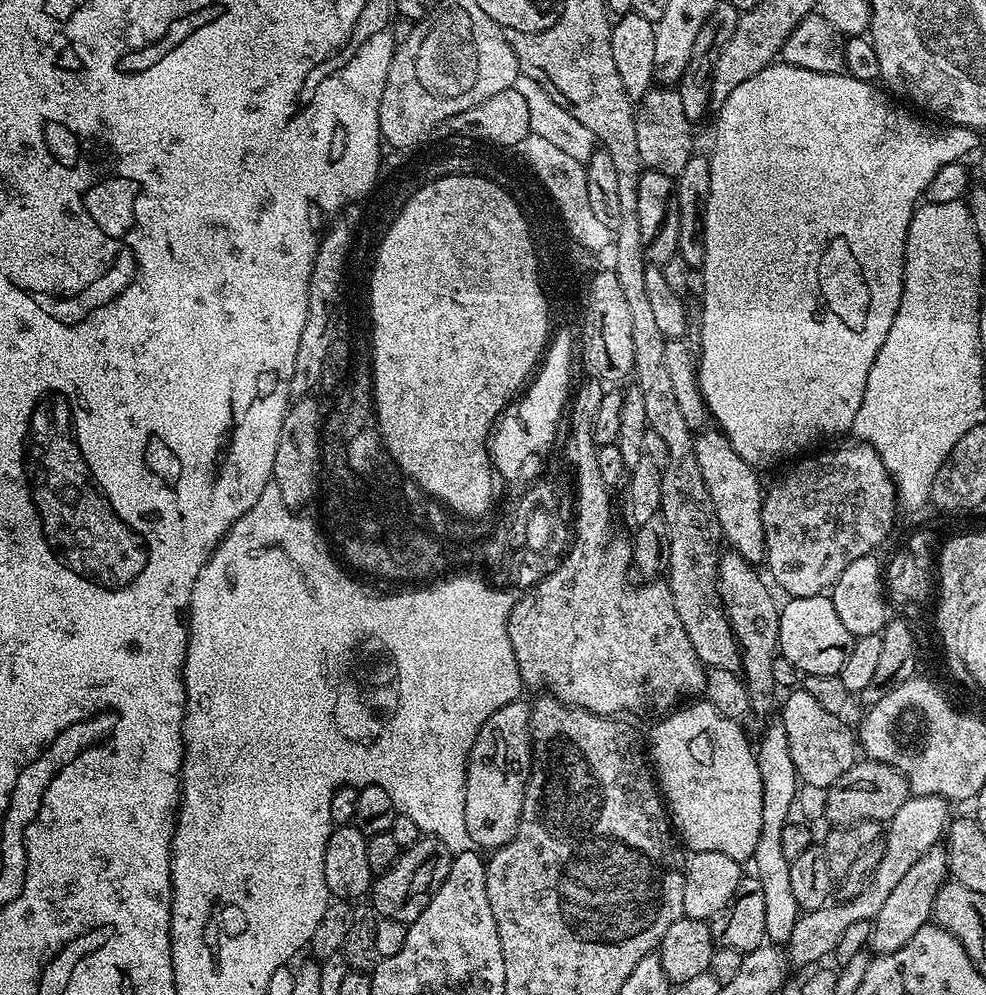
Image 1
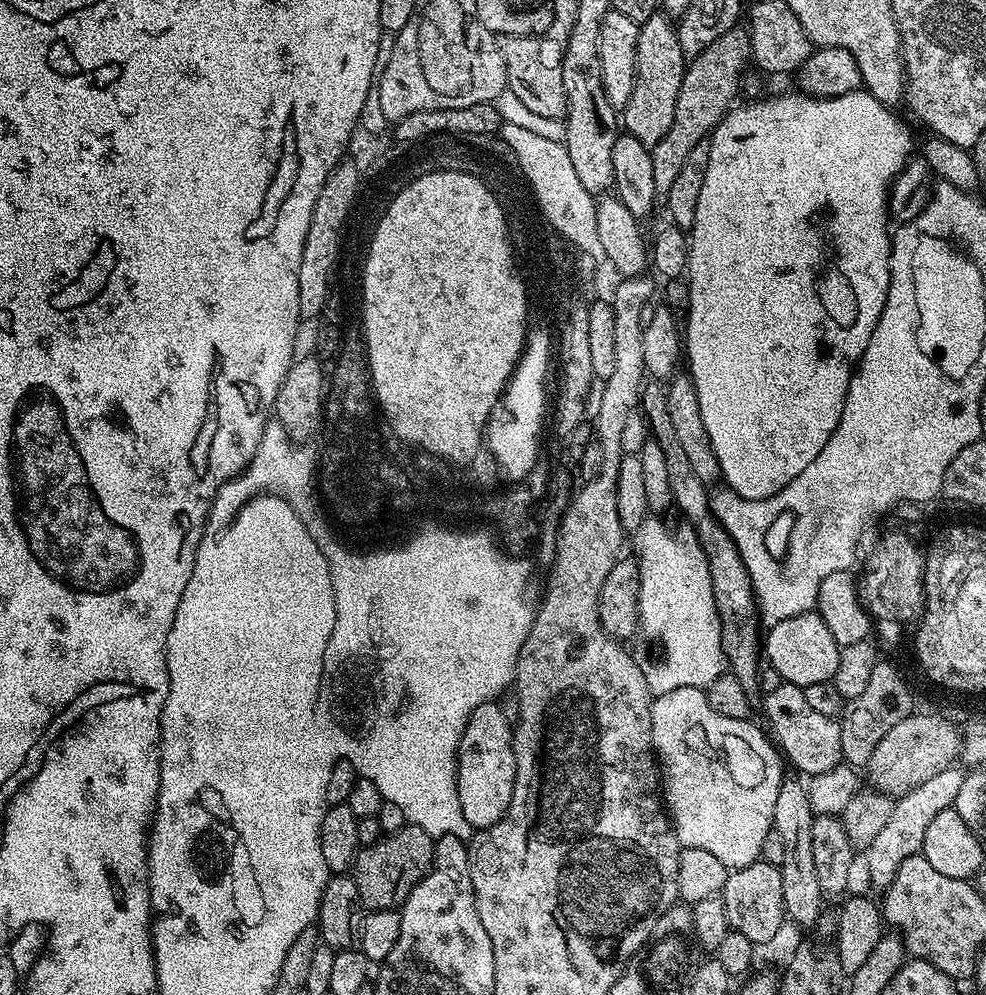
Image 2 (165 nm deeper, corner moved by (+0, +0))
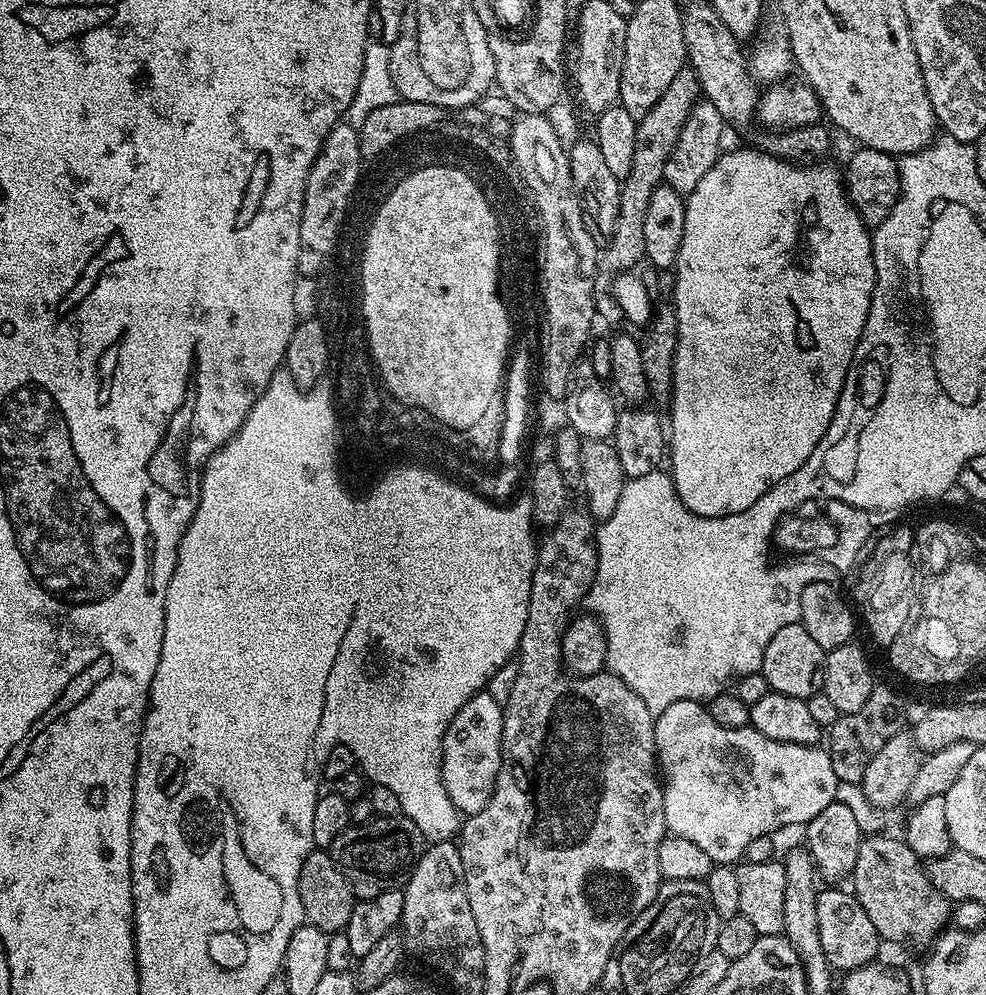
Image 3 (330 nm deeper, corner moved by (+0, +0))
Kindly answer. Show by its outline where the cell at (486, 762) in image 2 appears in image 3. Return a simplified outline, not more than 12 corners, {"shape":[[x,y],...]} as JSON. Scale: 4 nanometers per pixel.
{"shape":[[482,690],[448,724],[442,782],[465,817],[490,802],[504,710]]}

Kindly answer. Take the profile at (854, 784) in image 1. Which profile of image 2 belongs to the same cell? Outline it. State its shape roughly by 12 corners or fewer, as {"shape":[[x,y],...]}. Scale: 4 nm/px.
{"shape":[[905,720],[866,765],[899,798],[953,767],[961,729]]}

